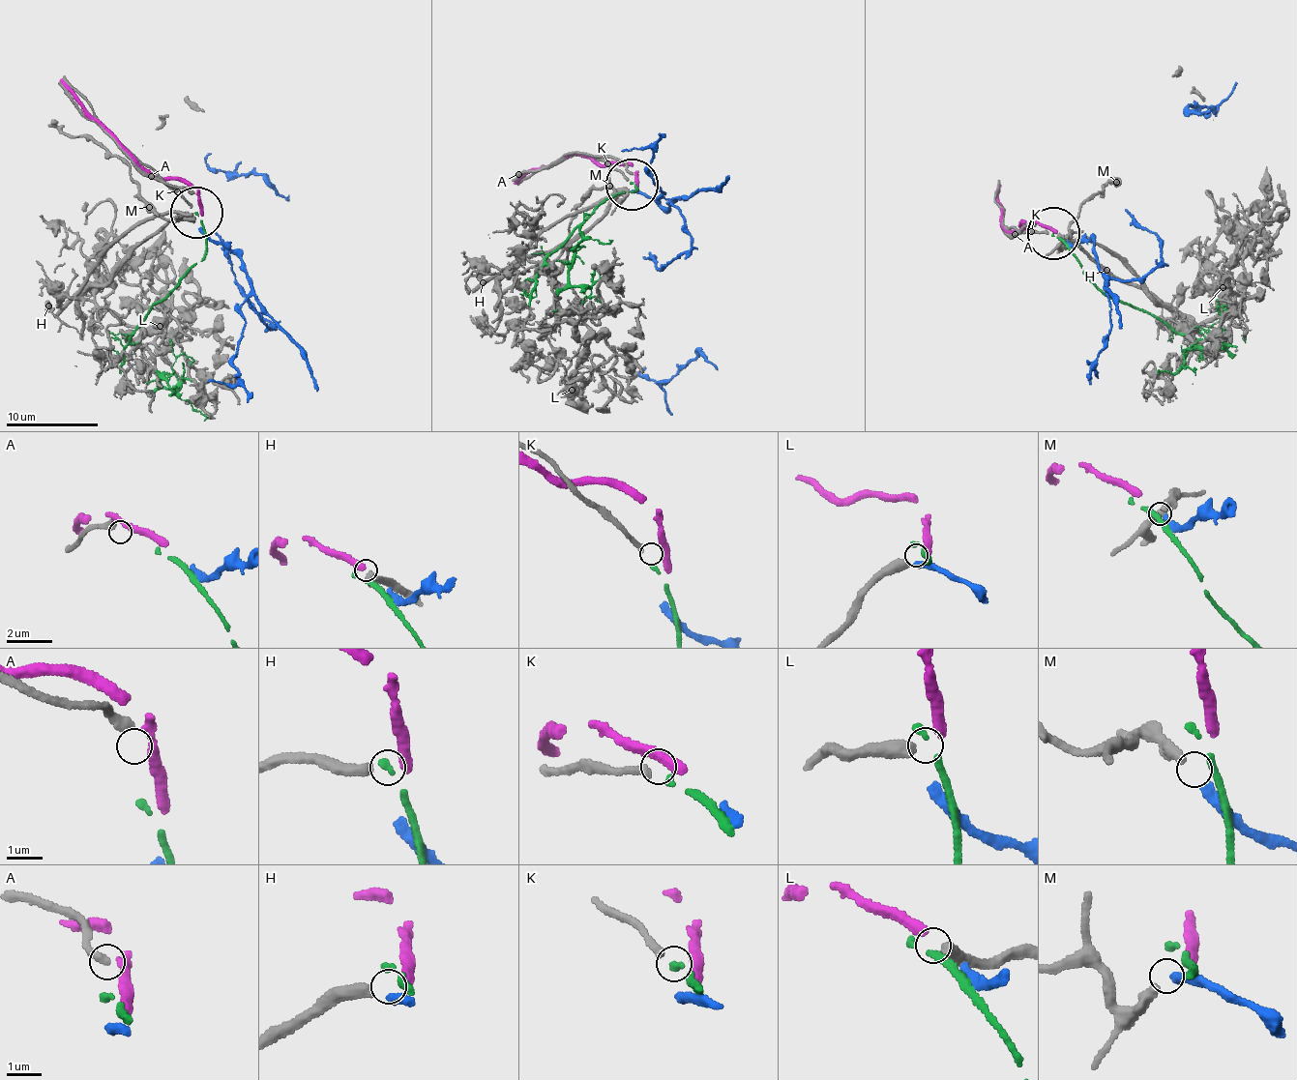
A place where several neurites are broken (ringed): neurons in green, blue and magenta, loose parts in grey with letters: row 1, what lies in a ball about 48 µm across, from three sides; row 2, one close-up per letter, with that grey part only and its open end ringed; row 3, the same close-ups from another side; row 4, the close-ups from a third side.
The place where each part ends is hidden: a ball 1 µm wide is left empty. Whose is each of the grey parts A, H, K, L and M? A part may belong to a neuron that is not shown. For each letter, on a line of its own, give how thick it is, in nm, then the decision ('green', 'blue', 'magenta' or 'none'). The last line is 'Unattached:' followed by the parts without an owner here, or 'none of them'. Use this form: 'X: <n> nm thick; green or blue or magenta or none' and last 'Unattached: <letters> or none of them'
A: 240 nm thick; none
H: 340 nm thick; none
K: 240 nm thick; green
L: 420 nm thick; magenta
M: 340 nm thick; blue
Unattached: A, H

